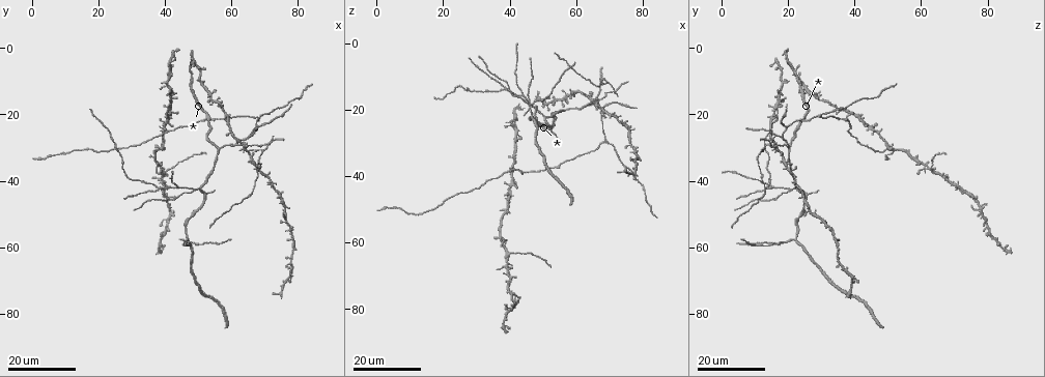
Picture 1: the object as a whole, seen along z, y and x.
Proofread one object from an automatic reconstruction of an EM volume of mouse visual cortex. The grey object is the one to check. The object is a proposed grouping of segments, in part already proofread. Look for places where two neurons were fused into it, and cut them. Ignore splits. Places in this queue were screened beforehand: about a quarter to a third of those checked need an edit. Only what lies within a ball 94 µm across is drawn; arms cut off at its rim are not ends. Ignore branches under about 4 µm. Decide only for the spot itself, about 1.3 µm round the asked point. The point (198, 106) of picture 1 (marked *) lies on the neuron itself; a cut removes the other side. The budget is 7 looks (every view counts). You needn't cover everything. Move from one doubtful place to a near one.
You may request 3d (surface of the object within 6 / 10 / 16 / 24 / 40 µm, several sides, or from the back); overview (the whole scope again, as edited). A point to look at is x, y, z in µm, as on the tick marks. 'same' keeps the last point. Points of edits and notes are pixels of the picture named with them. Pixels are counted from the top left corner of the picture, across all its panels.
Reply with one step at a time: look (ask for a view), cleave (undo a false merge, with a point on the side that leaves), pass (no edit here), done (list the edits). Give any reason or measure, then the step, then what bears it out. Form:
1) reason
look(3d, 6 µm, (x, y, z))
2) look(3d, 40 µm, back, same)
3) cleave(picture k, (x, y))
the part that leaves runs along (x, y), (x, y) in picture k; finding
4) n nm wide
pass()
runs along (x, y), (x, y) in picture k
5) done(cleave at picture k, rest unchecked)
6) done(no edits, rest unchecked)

branch point
look(3d, 16 µm, (50.5, 41.5, 22.5))

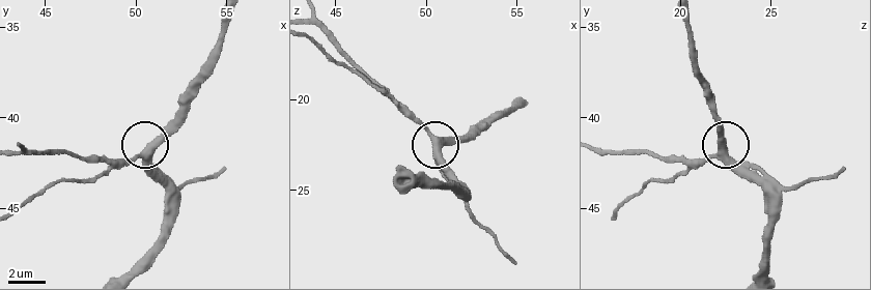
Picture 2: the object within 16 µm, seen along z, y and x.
look(3d, 6 µm, (50.2, 42.0, 22.0))

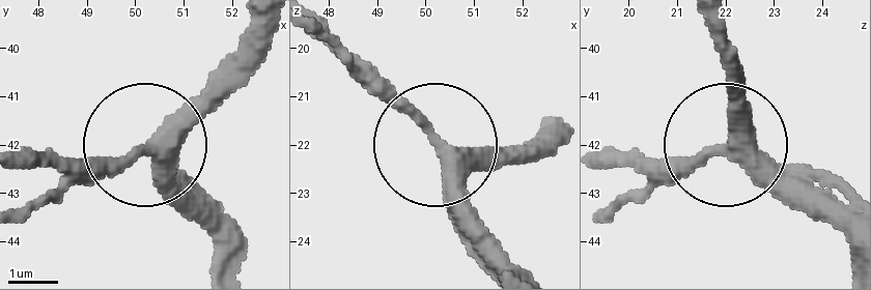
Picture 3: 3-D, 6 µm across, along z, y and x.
3 arms
pass()
runs along (713, 26), (726, 63), (722, 146), (676, 163), (607, 163) in picture 3; continuous, no second neuron

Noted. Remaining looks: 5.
four or more arms meet
look(3d, 16 µm, (71.5, 29.0, 14.5))

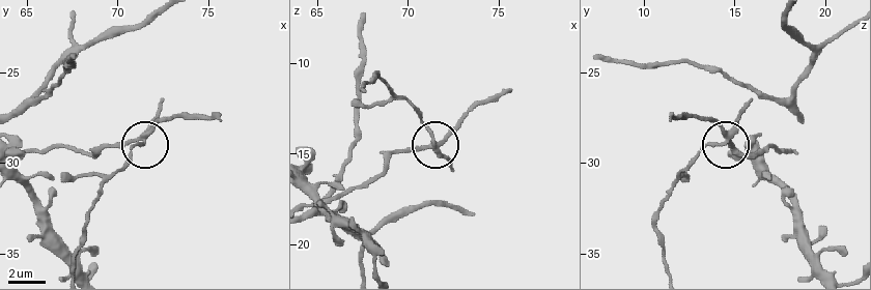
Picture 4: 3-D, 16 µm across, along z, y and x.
look(3d, 6 µm, (71.4, 28.9, 14.1))

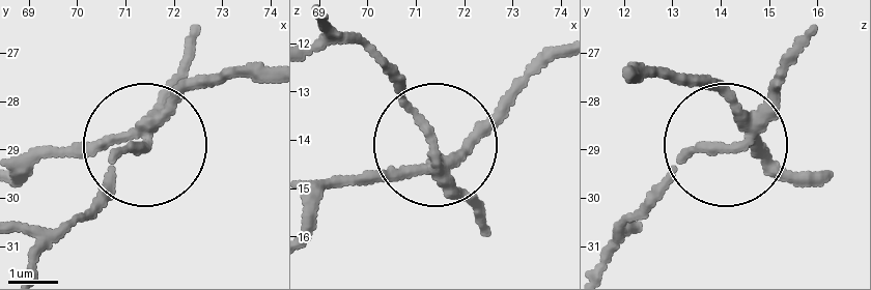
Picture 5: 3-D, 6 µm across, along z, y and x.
4 arms
cleave(picture 5, (179, 68))
the part that leaves runs along (746, 132), (700, 152), (605, 263) in picture 5; two neurons meet here

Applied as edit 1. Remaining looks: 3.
look(overview)

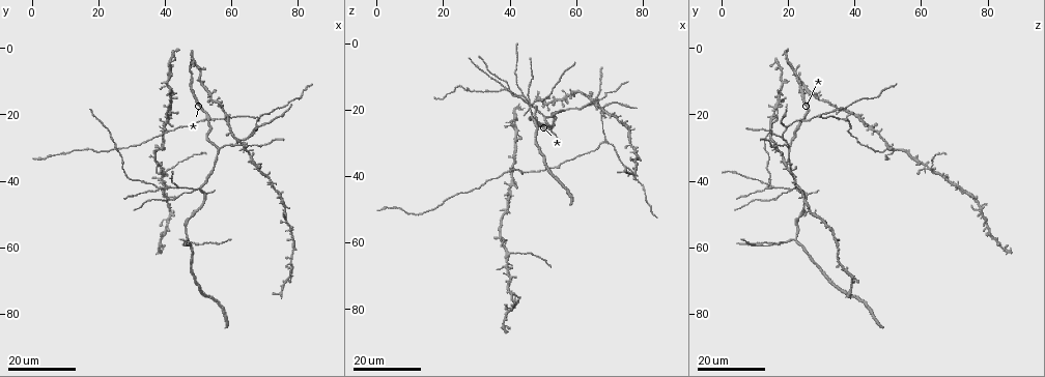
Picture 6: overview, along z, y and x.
look(3d, 24 µm, (40.0, 36.5, 64.0))

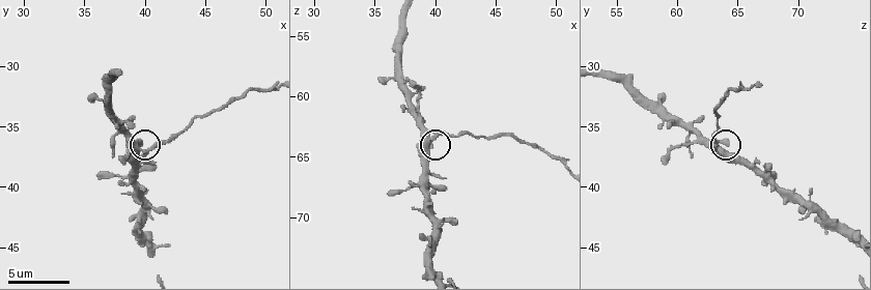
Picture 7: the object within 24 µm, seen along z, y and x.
closer look
look(3d, 10 µm, (40.0, 37.4, 63.4))

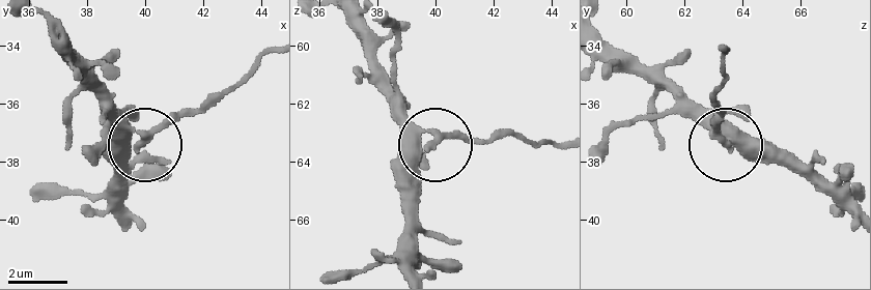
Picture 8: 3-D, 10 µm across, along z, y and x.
cleave(picture 8, (186, 116))
the part that leaves runs along (149, 133), (214, 106), (273, 51) in picture 8; two neurons meet here

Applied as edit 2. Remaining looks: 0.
done(cleave at picture 5, cleave at picture 8, rest unchecked)

